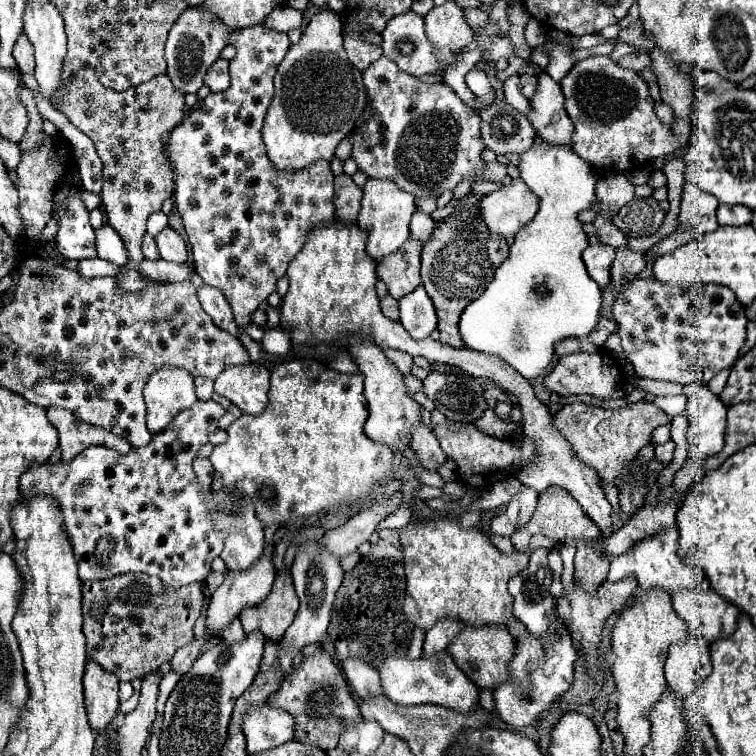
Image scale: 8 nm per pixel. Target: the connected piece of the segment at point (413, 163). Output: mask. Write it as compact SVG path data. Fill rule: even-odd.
M386 57L370 63L362 79L372 107L372 117L348 139L352 143L352 159L368 177L390 179L416 199L438 199L444 191L454 189L462 179L470 179L486 167L486 161L482 159L486 145L480 139L480 115L470 111L446 83L422 83L418 77L400 71L396 63Z

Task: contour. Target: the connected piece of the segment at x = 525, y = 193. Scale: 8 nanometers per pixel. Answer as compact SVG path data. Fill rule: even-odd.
M514 179L500 191L488 193L478 203L480 219L492 237L514 237L538 211L538 197L524 181Z

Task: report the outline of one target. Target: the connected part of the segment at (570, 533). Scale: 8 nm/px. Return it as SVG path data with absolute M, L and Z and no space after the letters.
M550 487L550 489L546 489L544 493L538 495L538 507L536 507L530 523L526 527L520 527L510 539L512 539L512 545L516 547L516 551L526 551L530 537L538 535L538 533L542 533L542 535L554 539L558 545L562 545L566 539L574 539L574 541L596 539L600 535L600 529L596 525L592 525L592 521L584 515L580 503L576 503L576 499L570 493Z

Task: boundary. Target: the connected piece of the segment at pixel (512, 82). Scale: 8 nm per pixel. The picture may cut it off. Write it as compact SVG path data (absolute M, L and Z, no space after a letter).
M518 75L508 77L508 79L504 81L504 97L506 97L506 103L508 103L512 109L516 109L516 111L522 113L522 115L528 115L528 111L530 111L530 101L520 93L518 85L520 85L520 77L518 77Z

